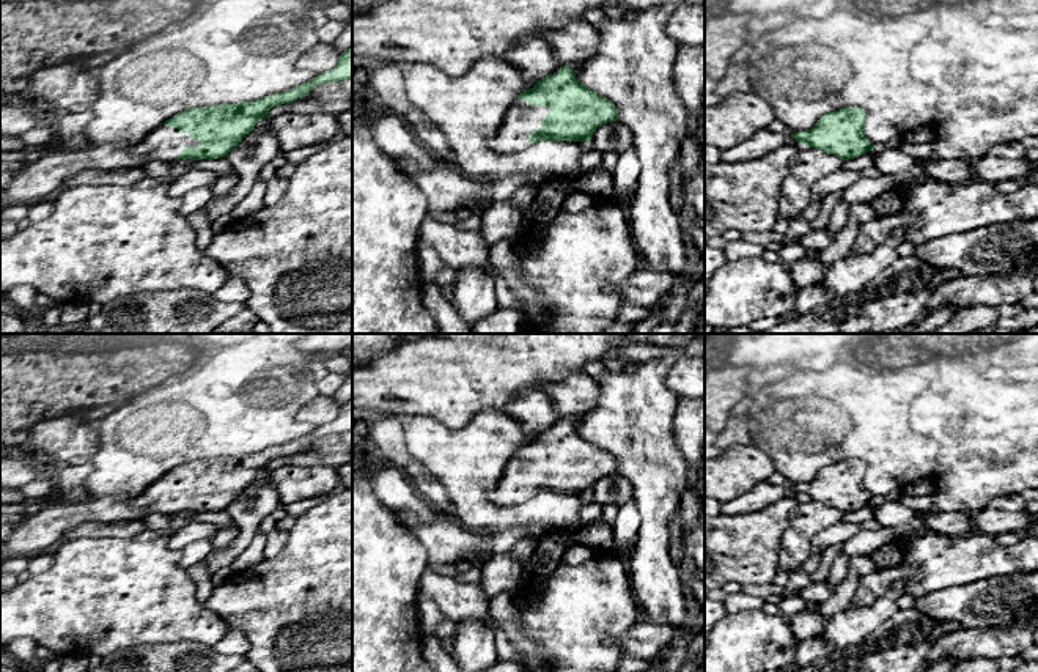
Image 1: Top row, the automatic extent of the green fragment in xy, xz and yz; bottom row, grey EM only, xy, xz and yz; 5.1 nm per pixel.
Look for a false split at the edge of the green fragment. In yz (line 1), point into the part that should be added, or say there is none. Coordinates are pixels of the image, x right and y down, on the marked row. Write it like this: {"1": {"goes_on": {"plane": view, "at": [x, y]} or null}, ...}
{"1": {"goes_on": null}}

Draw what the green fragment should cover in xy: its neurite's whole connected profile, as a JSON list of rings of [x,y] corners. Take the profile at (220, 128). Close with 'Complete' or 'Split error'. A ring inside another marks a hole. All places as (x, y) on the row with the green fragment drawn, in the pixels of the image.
[[[352,46],[340,55],[330,72],[319,74],[307,83],[256,101],[184,110],[137,143],[82,150],[49,148],[36,161],[27,162],[22,170],[14,170],[14,178],[3,190],[3,201],[30,206],[53,198],[68,178],[85,170],[142,168],[151,161],[168,165],[179,159],[226,157],[260,120],[269,118],[272,107],[302,99],[321,83],[346,79],[352,79]]]. Split error

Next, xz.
[[[561,66],[513,101],[491,146],[497,153],[517,153],[538,142],[588,143],[598,127],[617,120],[610,99]]]. Split error

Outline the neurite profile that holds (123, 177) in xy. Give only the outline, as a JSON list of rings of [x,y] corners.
[[[140,167],[118,170],[85,170],[68,178],[63,187],[74,186],[131,186],[145,178]]]

